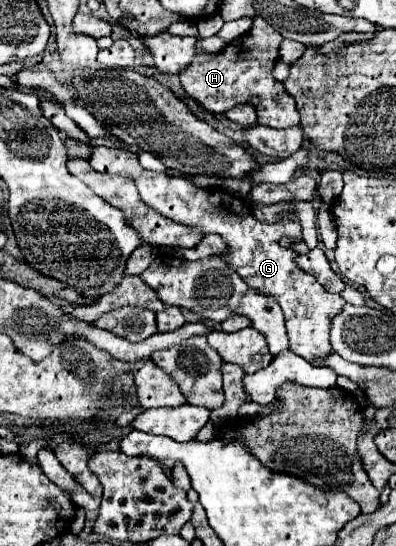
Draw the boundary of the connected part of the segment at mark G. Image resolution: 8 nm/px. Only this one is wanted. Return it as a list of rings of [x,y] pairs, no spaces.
[[[93,147],[89,163],[95,171],[105,171],[113,175],[123,175],[123,177],[133,177],[139,189],[141,199],[159,211],[163,217],[181,223],[189,229],[197,229],[207,237],[209,233],[217,233],[225,245],[227,251],[219,253],[219,257],[233,269],[253,291],[271,297],[275,303],[285,313],[285,327],[289,335],[289,345],[291,351],[303,357],[305,361],[317,365],[323,361],[327,355],[333,353],[331,341],[329,341],[329,331],[331,331],[331,321],[339,311],[345,307],[345,299],[339,293],[327,293],[321,283],[297,265],[297,251],[293,247],[281,247],[277,239],[283,237],[301,237],[301,225],[299,217],[293,209],[283,209],[273,223],[259,221],[255,213],[249,209],[249,205],[241,203],[239,211],[235,211],[231,205],[213,205],[211,195],[217,191],[201,189],[195,187],[189,179],[177,177],[177,175],[167,175],[167,173],[155,173],[147,171],[141,167],[137,153],[127,151],[127,149],[111,149],[111,147]]]

